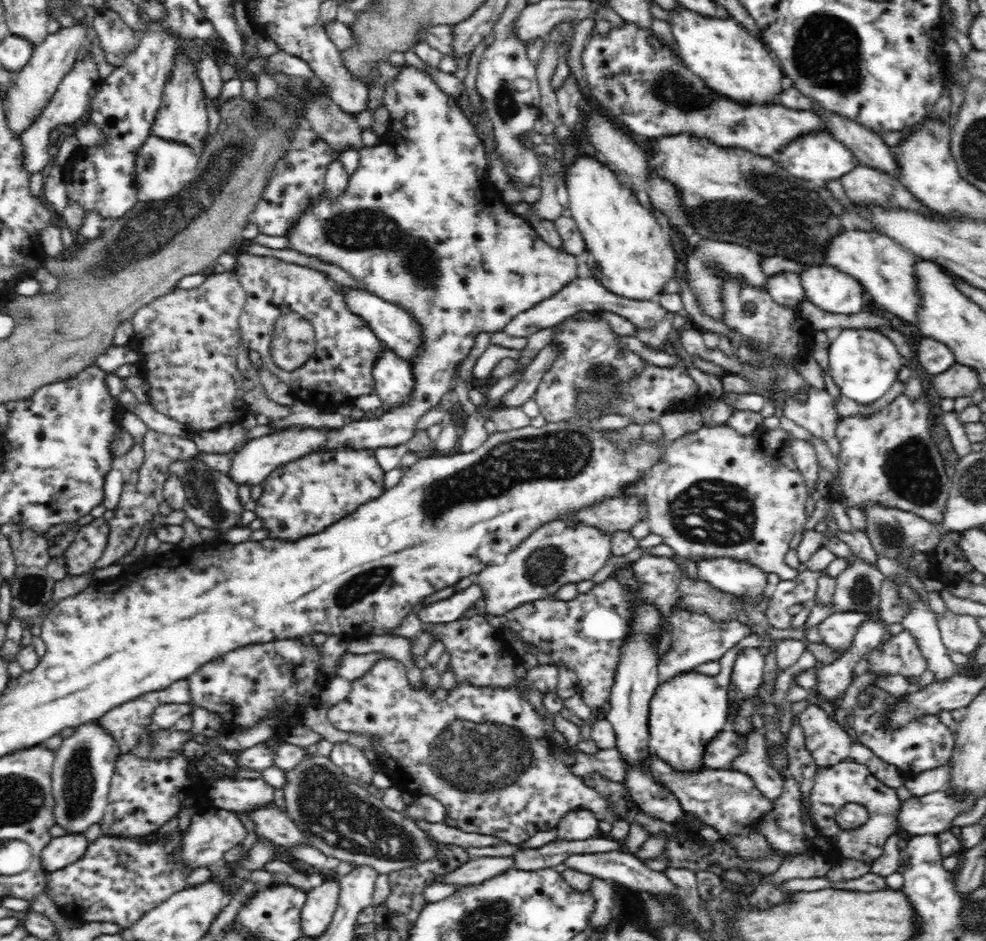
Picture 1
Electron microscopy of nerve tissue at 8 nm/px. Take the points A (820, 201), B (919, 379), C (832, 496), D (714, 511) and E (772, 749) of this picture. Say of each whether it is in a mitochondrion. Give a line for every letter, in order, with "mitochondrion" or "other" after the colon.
A: mitochondrion
B: other
C: other
D: mitochondrion
E: other

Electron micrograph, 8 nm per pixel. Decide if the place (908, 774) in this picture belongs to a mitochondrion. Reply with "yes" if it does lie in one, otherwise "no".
no

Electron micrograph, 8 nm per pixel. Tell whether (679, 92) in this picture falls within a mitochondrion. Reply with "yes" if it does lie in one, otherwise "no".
yes

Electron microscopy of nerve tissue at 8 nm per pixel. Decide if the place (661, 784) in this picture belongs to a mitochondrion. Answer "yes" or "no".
no

